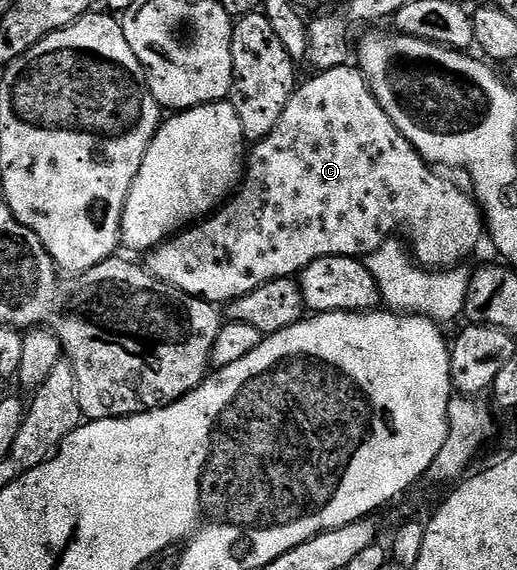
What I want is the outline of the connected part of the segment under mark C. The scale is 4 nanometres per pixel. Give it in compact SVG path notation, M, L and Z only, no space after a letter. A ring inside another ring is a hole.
M342 64L324 72L315 72L312 80L307 80L298 85L295 93L289 98L289 106L285 106L285 114L281 114L281 122L273 126L273 134L264 140L258 141L255 148L250 149L245 160L245 171L237 191L212 215L188 227L186 230L174 235L169 240L150 249L145 256L145 267L152 272L161 282L169 282L169 286L177 286L177 290L185 290L185 294L193 294L197 298L207 300L216 306L226 306L232 300L241 298L241 294L249 294L249 290L257 290L265 282L273 282L277 278L298 277L309 262L317 262L317 258L326 256L357 256L365 258L370 252L376 252L386 240L392 239L396 234L402 234L414 259L423 267L432 270L453 268L464 263L463 260L479 244L479 239L485 236L485 221L483 213L470 191L458 188L451 180L438 176L436 169L420 156L415 147L393 126L393 118L381 108L381 102L371 93L371 87L358 67Z

